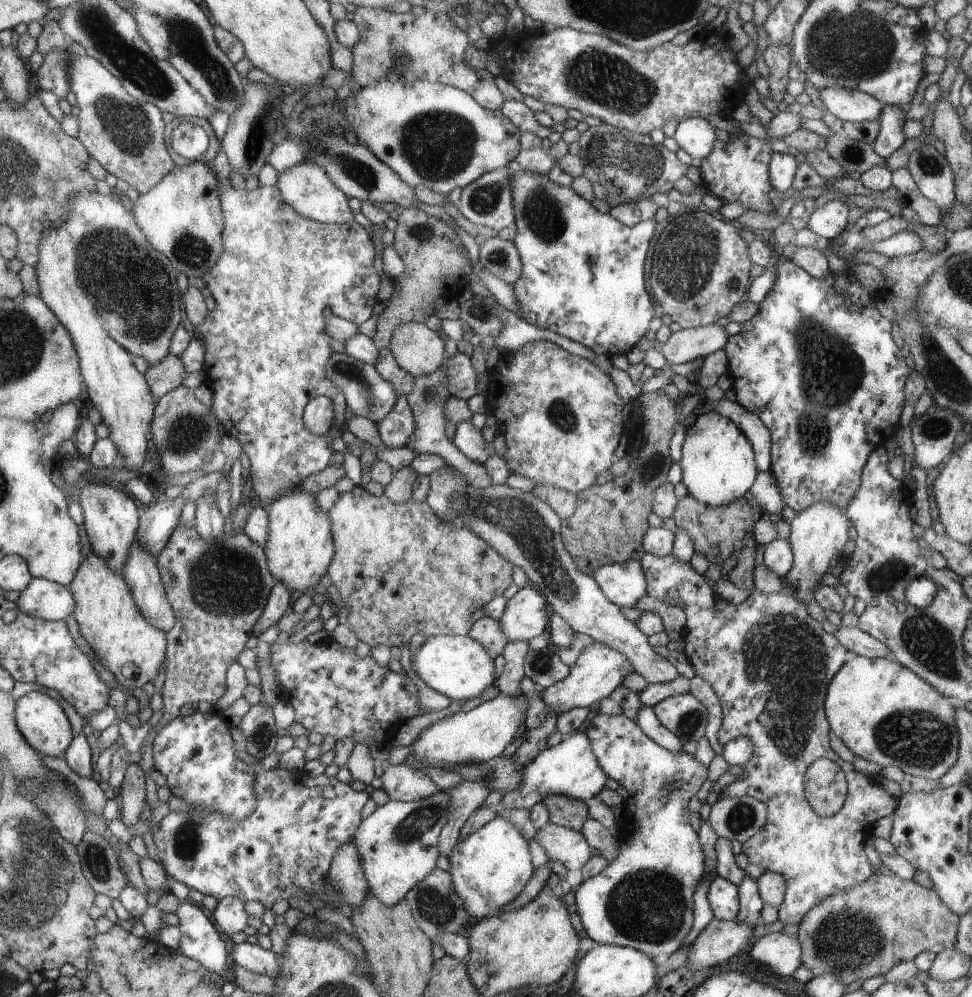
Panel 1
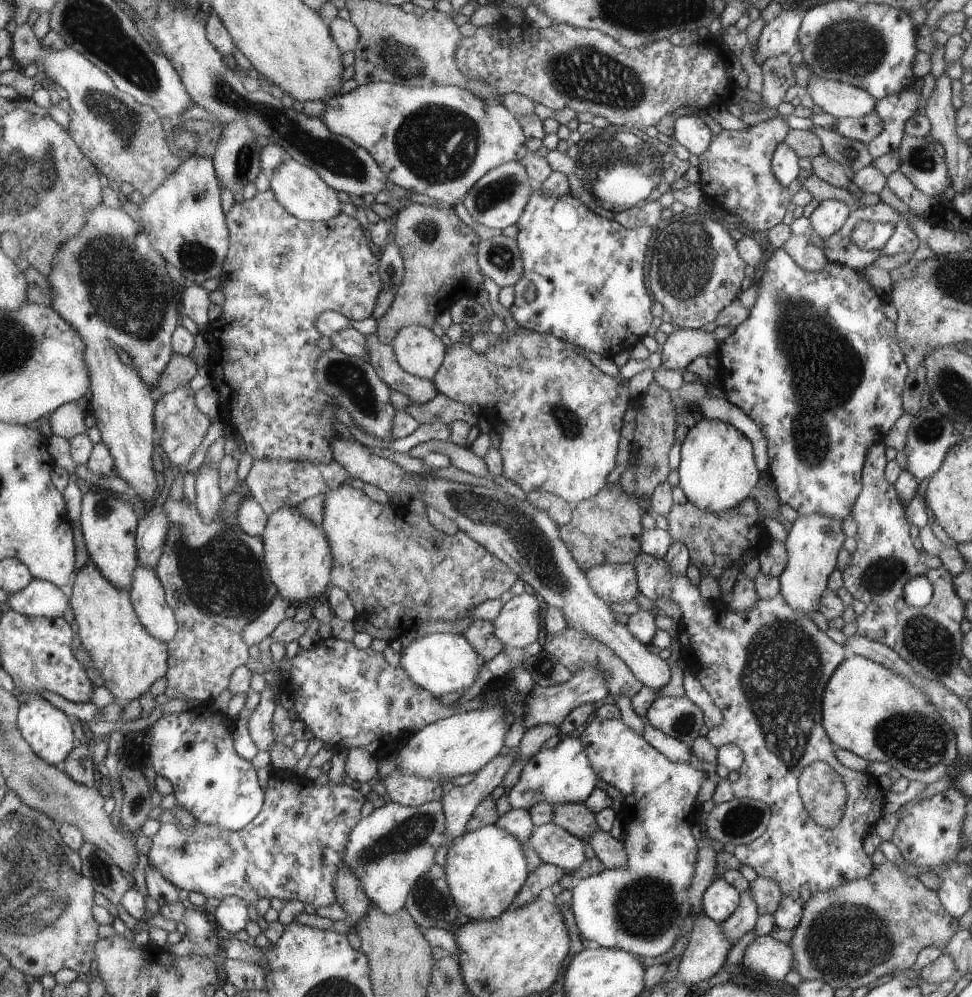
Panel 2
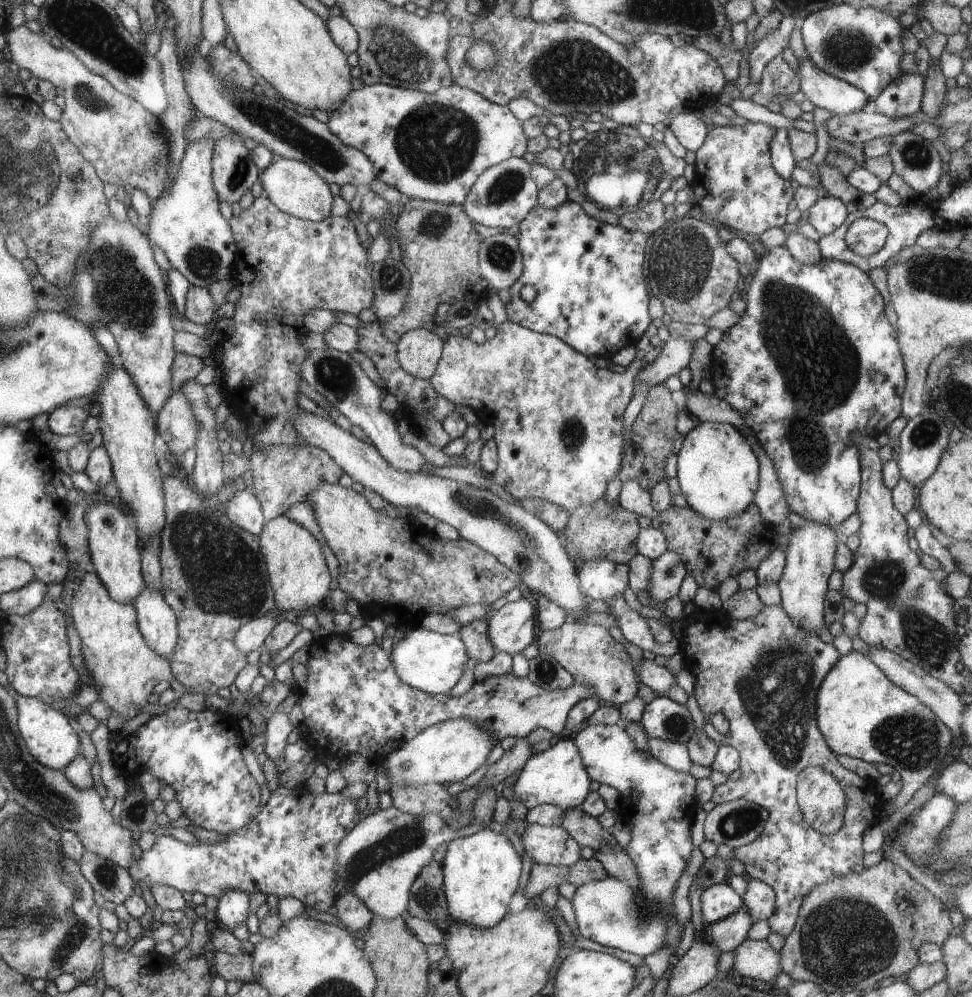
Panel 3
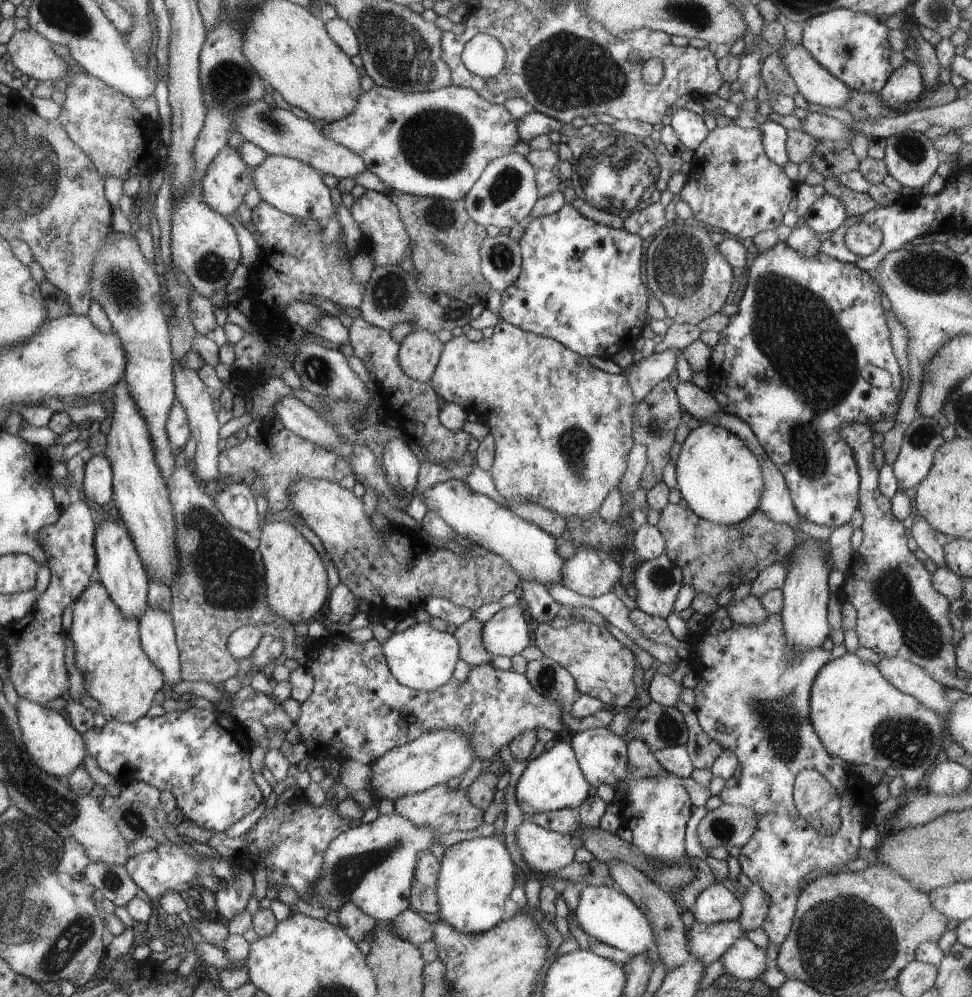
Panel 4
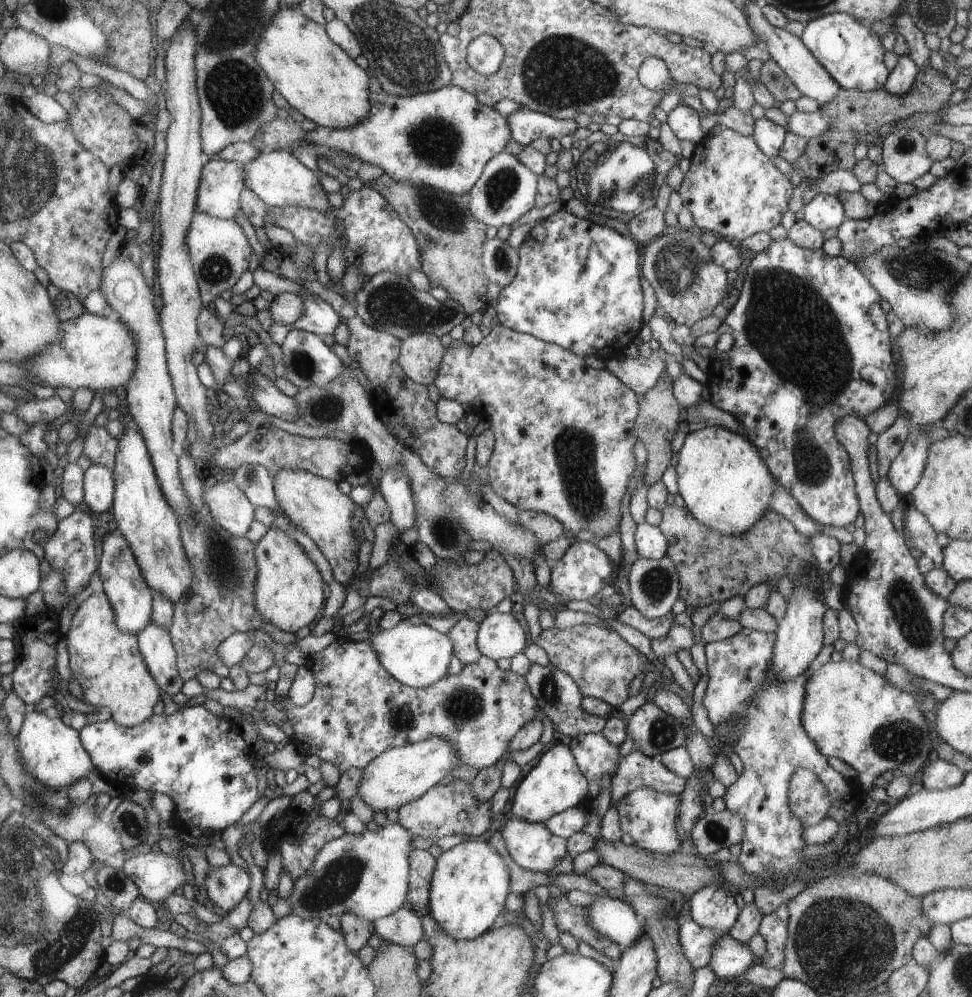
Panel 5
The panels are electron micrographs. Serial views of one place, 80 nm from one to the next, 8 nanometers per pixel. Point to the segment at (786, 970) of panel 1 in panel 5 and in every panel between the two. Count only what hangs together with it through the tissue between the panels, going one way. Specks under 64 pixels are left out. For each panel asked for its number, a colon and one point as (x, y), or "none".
2: (766, 956)
3: (753, 959)
4: (743, 960)
5: (730, 959)

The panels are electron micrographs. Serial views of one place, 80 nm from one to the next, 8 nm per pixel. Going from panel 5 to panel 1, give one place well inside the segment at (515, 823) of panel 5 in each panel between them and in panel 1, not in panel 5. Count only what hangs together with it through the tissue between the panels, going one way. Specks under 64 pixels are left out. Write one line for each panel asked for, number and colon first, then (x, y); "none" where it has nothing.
1: (569, 847)
2: (554, 845)
3: (546, 845)
4: (545, 851)

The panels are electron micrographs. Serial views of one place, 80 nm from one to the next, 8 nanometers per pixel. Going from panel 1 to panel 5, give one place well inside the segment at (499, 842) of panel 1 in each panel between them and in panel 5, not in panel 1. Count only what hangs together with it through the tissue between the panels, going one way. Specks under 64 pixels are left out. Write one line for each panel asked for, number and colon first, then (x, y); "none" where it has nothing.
2: (485, 869)
3: (481, 872)
4: (476, 877)
5: (471, 882)

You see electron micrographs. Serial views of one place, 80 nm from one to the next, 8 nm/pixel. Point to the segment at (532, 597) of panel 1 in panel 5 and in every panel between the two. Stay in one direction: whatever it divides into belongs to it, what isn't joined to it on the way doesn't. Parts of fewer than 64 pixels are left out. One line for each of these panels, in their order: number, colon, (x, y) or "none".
2: (517, 624)
3: (511, 629)
4: (506, 634)
5: (500, 636)

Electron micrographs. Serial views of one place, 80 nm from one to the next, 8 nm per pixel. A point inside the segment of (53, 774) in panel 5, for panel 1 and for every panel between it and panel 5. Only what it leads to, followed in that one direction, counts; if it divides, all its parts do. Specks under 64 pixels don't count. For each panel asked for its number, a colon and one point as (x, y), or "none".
1: (38, 717)
2: (49, 732)
3: (51, 740)
4: (56, 748)

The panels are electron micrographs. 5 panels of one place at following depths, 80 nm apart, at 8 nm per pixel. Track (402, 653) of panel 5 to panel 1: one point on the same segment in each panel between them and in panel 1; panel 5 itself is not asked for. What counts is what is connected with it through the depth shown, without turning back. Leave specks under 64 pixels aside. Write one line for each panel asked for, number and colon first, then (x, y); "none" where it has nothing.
1: (456, 666)
2: (441, 663)
3: (426, 660)
4: (423, 658)

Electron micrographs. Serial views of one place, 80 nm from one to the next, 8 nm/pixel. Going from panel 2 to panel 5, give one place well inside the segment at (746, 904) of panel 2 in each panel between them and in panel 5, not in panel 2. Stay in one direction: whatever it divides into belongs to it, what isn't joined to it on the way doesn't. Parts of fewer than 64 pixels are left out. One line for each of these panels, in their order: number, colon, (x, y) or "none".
3: (726, 935)
4: (706, 943)
5: (697, 943)

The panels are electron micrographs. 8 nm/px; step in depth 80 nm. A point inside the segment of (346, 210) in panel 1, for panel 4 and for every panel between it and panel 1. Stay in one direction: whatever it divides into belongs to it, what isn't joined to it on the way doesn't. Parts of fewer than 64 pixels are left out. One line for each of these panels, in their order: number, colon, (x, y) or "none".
2: (301, 190)
3: (295, 187)
4: (289, 185)

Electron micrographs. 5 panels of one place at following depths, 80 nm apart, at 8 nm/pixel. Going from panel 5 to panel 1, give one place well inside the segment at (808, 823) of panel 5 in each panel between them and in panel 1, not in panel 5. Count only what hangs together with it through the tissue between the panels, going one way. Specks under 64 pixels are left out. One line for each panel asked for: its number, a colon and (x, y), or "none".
1: (825, 785)
2: (821, 788)
3: (820, 797)
4: (818, 804)

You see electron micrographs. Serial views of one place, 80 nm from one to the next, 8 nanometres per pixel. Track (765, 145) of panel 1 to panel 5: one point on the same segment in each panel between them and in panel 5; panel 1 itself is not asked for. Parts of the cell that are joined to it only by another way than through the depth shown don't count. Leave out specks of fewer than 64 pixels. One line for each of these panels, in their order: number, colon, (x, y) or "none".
2: (735, 170)
3: (735, 184)
4: (733, 186)
5: (733, 190)

